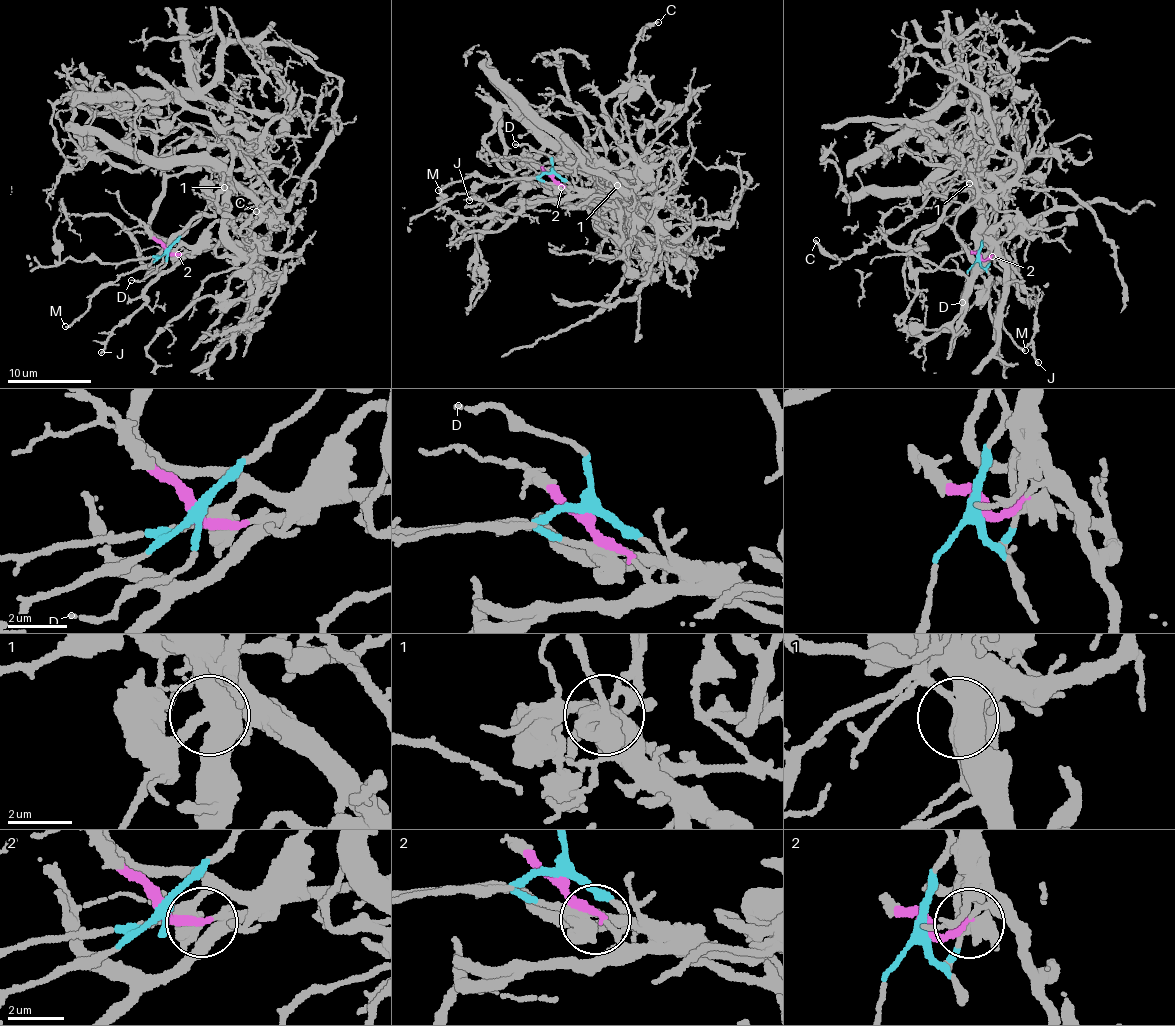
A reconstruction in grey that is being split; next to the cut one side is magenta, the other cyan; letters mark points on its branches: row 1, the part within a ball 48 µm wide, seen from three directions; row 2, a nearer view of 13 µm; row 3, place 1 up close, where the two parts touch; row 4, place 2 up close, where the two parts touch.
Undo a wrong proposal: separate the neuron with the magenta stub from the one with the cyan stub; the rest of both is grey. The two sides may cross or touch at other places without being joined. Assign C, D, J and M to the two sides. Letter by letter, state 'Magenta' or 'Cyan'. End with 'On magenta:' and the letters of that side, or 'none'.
C: Cyan
D: Cyan
J: Magenta
M: Cyan
On magenta: J

